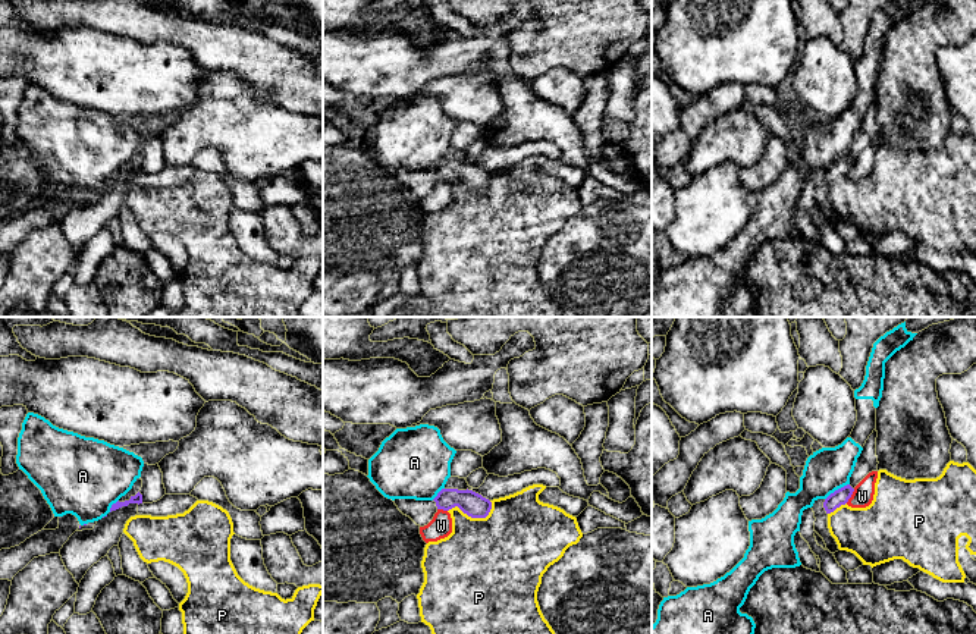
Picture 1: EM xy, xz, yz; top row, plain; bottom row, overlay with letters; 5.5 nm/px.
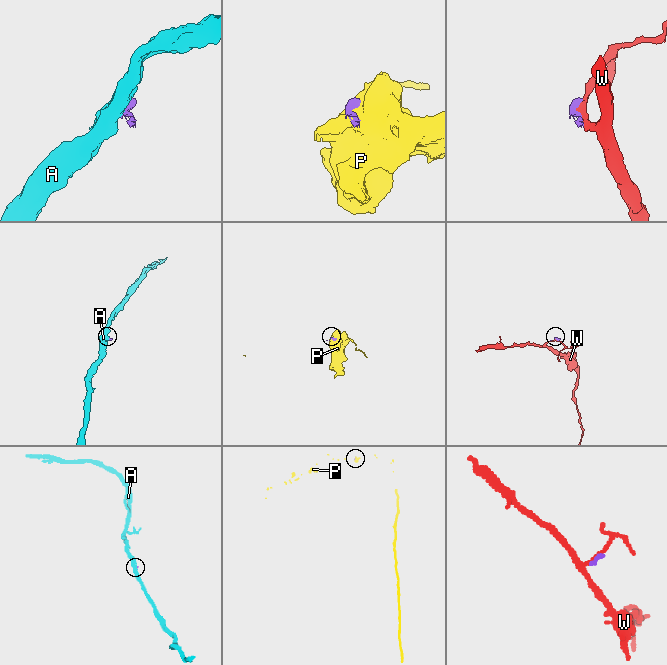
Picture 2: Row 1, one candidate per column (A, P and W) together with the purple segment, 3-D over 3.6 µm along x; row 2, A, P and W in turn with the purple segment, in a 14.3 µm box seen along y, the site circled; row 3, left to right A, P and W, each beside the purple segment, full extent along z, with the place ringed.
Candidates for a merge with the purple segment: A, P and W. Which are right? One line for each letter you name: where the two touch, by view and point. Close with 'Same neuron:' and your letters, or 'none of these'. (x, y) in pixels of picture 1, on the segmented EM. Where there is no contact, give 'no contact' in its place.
Same neuron: none of these

